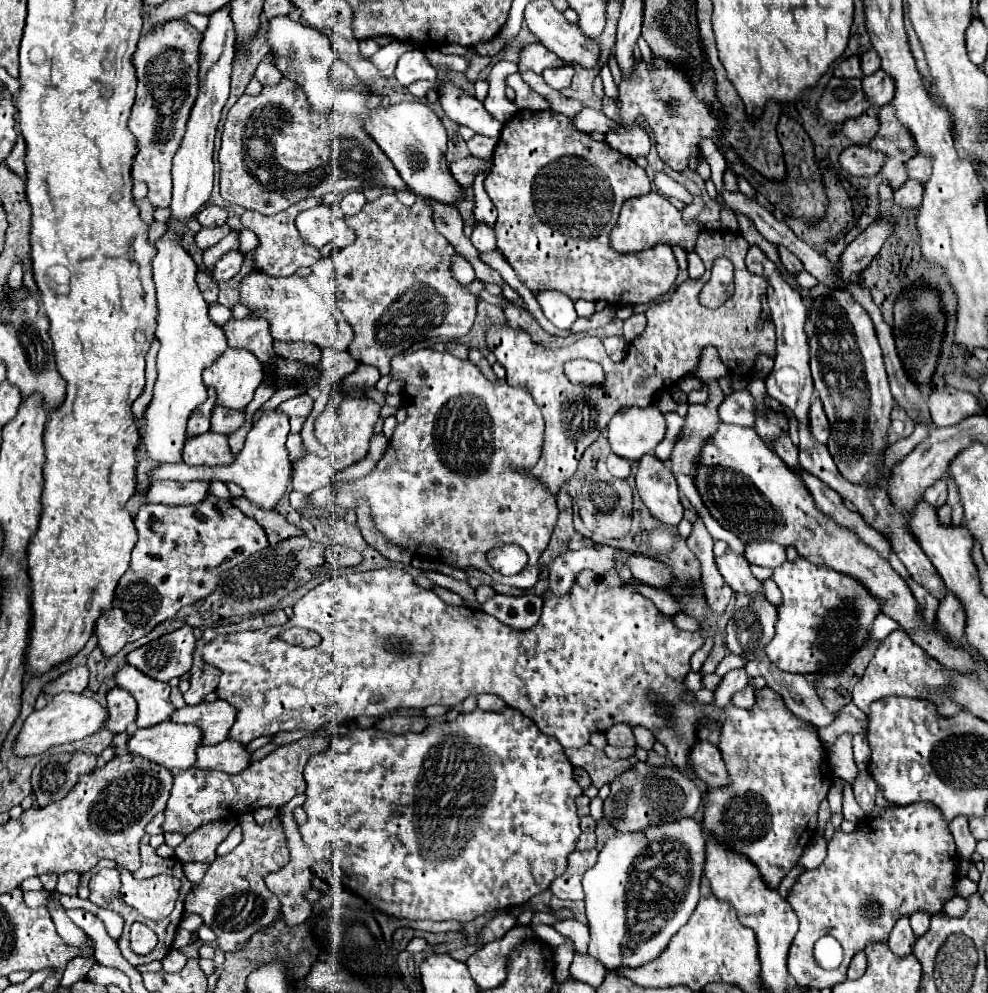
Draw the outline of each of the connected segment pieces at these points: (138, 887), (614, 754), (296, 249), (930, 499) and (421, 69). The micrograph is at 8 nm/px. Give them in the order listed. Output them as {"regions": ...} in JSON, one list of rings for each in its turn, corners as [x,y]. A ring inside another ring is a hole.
{"regions":[[[[103,859],[92,869],[94,875],[103,867],[116,868],[121,871],[122,888],[121,894],[128,905],[132,905],[138,913],[142,913],[148,919],[164,919],[168,913],[172,913],[180,881],[170,875],[156,875],[144,881],[138,881],[126,871],[123,866],[114,861]]],[[[606,745],[604,753],[610,759],[630,759],[630,757],[634,757],[634,749],[630,749],[630,747],[610,747],[610,745]]],[[[308,197],[308,199],[302,199],[298,201],[296,205],[290,205],[288,211],[282,211],[282,213],[276,213],[272,217],[266,217],[266,215],[260,215],[256,211],[246,211],[242,215],[242,223],[252,229],[258,239],[260,239],[260,245],[256,249],[256,255],[254,255],[254,261],[256,261],[256,269],[262,271],[262,273],[268,273],[268,275],[276,275],[276,277],[290,277],[294,275],[294,271],[298,267],[312,267],[312,263],[316,263],[322,255],[318,249],[314,247],[308,247],[300,241],[300,235],[298,235],[298,229],[294,225],[296,217],[300,211],[304,209],[312,209],[316,205],[320,205],[322,199],[316,199],[316,197]]],[[[938,479],[934,485],[930,485],[930,487],[924,491],[926,503],[930,503],[930,505],[934,505],[934,507],[944,505],[944,503],[946,503],[946,495],[948,495],[948,491],[946,491],[946,481],[944,481],[944,479]]],[[[414,49],[400,57],[398,67],[396,67],[396,79],[404,87],[408,87],[410,83],[420,81],[420,79],[426,79],[426,81],[436,79],[436,71],[432,69],[432,65],[428,65],[424,53],[420,49]]]]}

